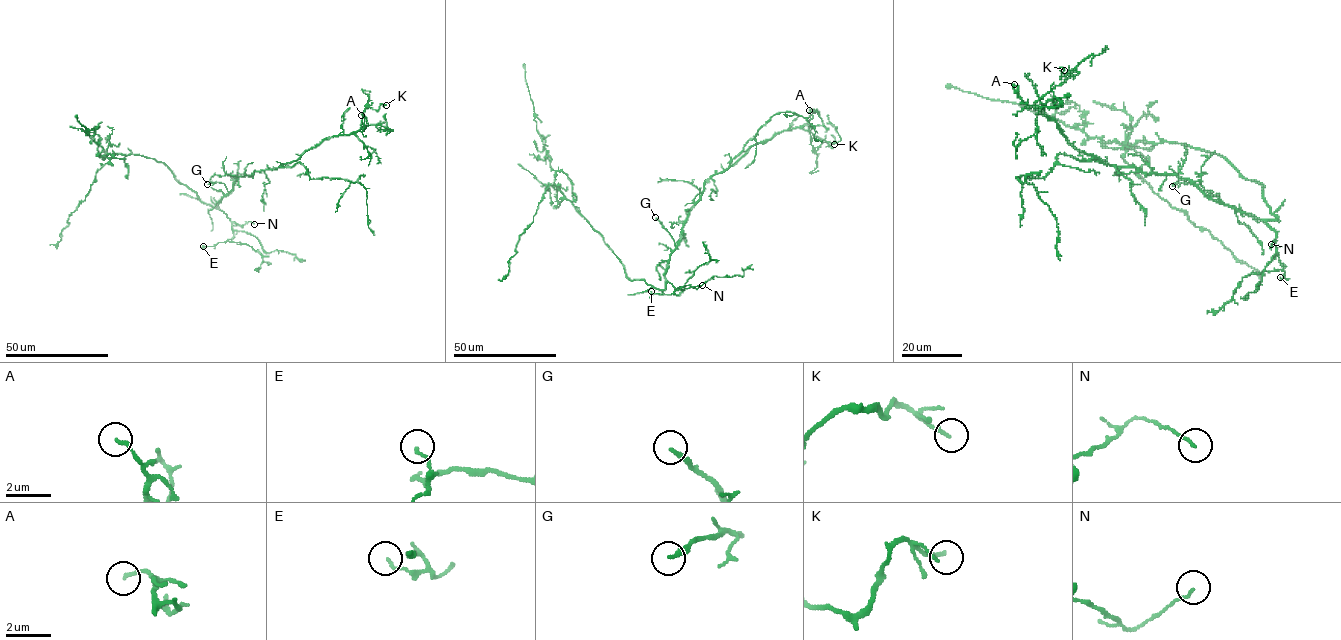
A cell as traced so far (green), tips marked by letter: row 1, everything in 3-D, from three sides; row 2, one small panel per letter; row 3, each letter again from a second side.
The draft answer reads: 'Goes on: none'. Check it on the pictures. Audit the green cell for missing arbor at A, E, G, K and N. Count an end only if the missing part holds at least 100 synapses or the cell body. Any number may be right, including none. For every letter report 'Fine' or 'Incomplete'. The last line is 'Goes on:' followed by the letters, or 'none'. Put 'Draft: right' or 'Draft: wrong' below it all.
A: Fine
E: Fine
G: Fine
K: Fine
N: Fine
Goes on: none
Draft: right

